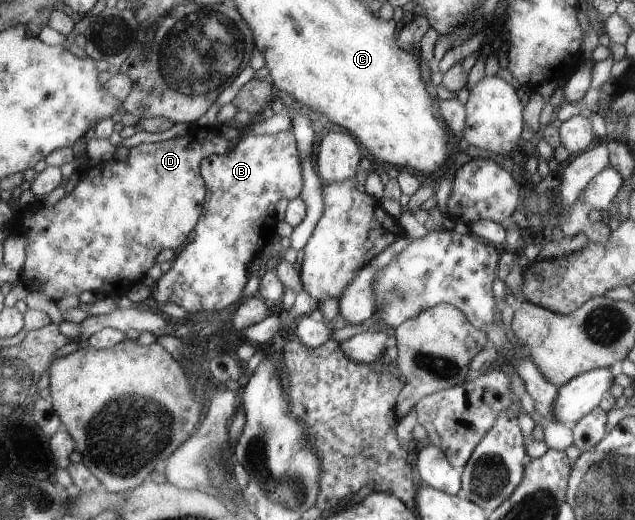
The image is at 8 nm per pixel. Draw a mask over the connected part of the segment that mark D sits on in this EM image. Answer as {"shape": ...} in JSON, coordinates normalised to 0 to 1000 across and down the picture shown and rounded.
{"shape":[[[312,238],[301,242],[296,254],[287,263],[274,263],[266,269],[250,271],[243,275],[224,275],[214,283],[203,287],[203,298],[198,310],[189,310],[180,306],[170,310],[170,313],[157,313],[157,317],[140,315],[134,325],[134,331],[120,358],[120,362],[94,385],[88,398],[82,402],[60,402],[60,406],[50,406],[50,413],[41,413],[41,433],[47,425],[47,437],[44,437],[44,483],[43,502],[39,517],[36,519],[36,533],[47,560],[60,560],[74,567],[82,579],[91,581],[110,567],[129,567],[135,560],[145,560],[151,567],[180,569],[184,573],[192,571],[198,565],[202,556],[206,556],[211,540],[219,540],[230,529],[230,521],[243,510],[243,494],[255,483],[255,479],[265,479],[269,475],[272,481],[280,485],[280,475],[287,475],[296,460],[296,452],[302,448],[302,440],[310,437],[309,429],[317,421],[321,406],[321,390],[324,377],[328,375],[328,358],[323,352],[321,337],[317,333],[317,313],[324,302],[334,298],[353,298],[359,294],[359,271],[346,267],[337,252],[337,244],[317,244]]]}

